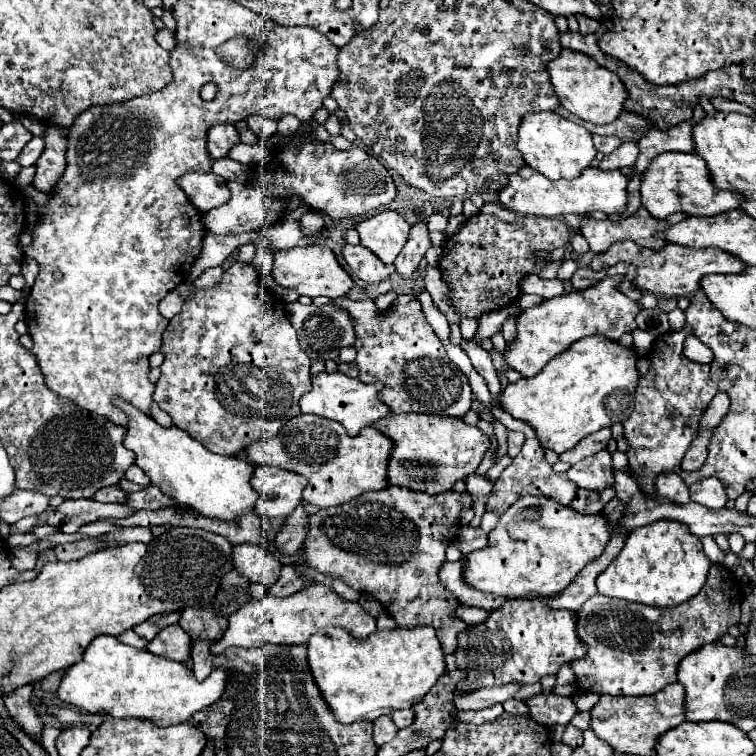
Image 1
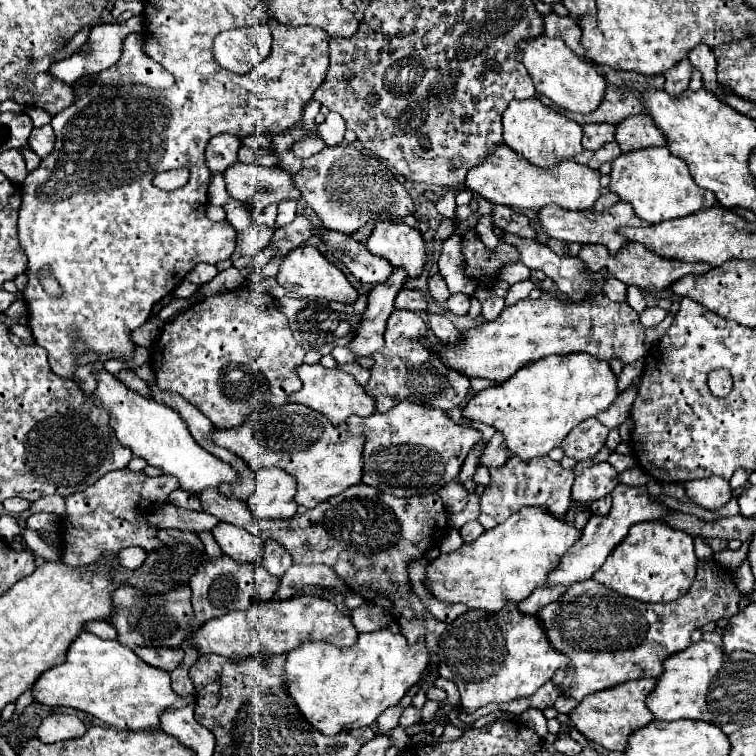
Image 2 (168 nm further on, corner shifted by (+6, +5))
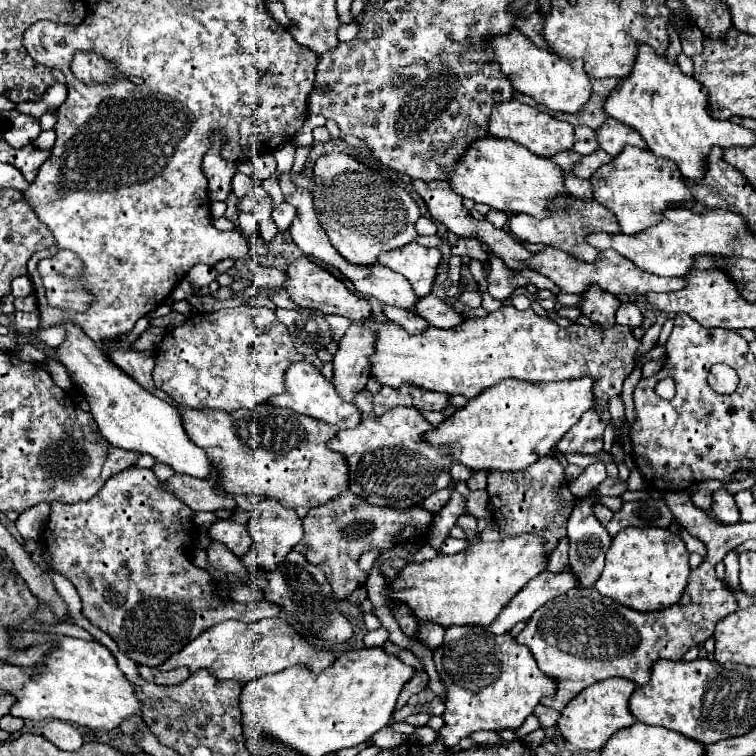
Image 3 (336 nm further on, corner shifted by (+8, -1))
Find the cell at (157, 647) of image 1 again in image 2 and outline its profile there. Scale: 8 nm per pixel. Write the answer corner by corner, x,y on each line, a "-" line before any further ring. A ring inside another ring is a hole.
136,646
134,652
152,666
158,666
162,670
174,670
182,662
182,650
180,648
154,648
154,646

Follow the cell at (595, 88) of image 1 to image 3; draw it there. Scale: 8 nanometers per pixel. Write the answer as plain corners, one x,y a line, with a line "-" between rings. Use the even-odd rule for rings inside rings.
510,30
502,36
492,36
492,40
488,40
488,48
494,52
492,62
500,64
500,70
510,80
512,88
532,96
536,102
548,106
550,110
578,112
588,102
592,82
590,76
584,72
582,60
568,60
556,56
554,52
536,48
522,32
516,30

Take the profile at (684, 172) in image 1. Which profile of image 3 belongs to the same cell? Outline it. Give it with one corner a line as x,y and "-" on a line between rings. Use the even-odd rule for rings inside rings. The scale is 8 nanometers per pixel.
624,146
616,158
600,166
590,178
590,184
594,200
616,216
622,234
638,234
644,228
660,222
662,210
674,208
674,204
684,200
692,200
690,188
684,184
682,174
672,160
658,158
652,152
634,146

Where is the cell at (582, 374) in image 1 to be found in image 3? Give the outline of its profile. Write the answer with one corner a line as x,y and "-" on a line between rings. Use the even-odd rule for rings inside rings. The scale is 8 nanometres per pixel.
588,376
560,384
520,384
520,380
504,380
472,398
424,434
424,440
434,446
446,444
450,458
470,470
518,472
550,454
558,440
592,408
592,400
592,378

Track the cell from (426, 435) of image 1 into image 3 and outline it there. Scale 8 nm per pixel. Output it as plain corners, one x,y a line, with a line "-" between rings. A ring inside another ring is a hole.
392,408
382,416
368,416
356,428
340,430
326,446
334,452
340,452
350,468
350,492
364,498
368,504
374,506
388,506
388,508
410,508
412,504
420,504
430,494
446,488
452,480
450,472
444,468
436,468
436,454
446,460
448,452
444,448
436,448
422,440
422,434
432,430
434,426
416,410
416,408

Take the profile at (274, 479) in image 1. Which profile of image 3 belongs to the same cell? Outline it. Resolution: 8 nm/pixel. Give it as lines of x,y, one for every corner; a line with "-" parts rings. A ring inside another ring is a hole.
264,498
258,502
258,506
252,512
250,518
250,534
252,534
252,548
248,554
240,556
240,560
244,562
246,570
250,574
254,574
254,570
262,570
262,572
272,572
276,568
276,564
280,564
286,554
300,542
304,530
302,530
302,520
294,510
284,508
278,500
272,498

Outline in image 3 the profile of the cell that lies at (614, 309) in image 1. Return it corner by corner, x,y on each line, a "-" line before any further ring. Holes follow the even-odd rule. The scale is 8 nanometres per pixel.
502,306
496,312
486,314
484,318
470,318
464,324
442,330
428,326
420,334
408,334
402,326
394,322
370,322
366,324
376,334
374,354
370,356
370,376
376,378
382,386
400,388
402,384
412,384
430,392
442,392
448,396
462,394
466,398
478,396
482,390
494,386
500,380
514,378
514,380
526,380
526,382
560,382
560,380
572,380
590,376
596,384
592,386
596,398
614,398
620,396
622,384
626,376
634,370
634,354
640,346
640,340
632,336
632,330
628,326
612,326
612,328
600,328
600,326
580,326
572,324
568,328
560,328
556,322
548,318
540,318
534,314
534,310
516,310
514,306

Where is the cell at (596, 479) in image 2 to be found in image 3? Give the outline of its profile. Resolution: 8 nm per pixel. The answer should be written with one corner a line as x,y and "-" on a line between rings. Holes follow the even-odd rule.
588,498
578,500
568,520
570,568
576,574
578,584
584,588
592,588
600,578
604,568
604,554
612,542
606,528
592,514
592,506
594,502

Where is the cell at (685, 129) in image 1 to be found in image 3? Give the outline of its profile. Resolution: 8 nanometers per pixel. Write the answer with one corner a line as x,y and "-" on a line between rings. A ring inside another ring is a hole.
606,118
604,124
596,130
596,140
598,140
598,146
610,156
618,156
626,144
636,148
646,148
642,136
636,130
610,118

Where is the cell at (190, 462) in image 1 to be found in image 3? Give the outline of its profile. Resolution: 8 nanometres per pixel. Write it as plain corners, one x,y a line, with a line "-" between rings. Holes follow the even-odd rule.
62,322
62,326
66,328
66,340
56,348
58,362
68,370
74,384
82,388
102,436
116,448
150,454
156,462
170,464
178,474
208,478
212,464
206,452
186,436
178,408
136,384
136,380
118,368
80,326
72,322

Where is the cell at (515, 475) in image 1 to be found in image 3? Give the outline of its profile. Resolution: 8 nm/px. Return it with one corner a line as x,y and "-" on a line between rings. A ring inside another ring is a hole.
544,456
524,471
513,473
491,470
488,472
486,490
490,496
492,516
500,528
502,538
520,534
542,536
546,540
546,556
550,556
552,550
558,546
558,540
566,536
566,522
572,514
576,498
568,490
564,468
555,457

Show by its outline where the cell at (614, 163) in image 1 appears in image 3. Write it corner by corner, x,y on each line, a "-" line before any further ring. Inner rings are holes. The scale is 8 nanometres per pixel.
596,150
596,152
592,152
592,154
588,154
588,156
584,156
580,162
576,162
574,164
574,174
578,176
578,178
584,178
584,180
588,180
600,166
604,166
604,164
608,164
612,160
612,156
608,156
604,150

